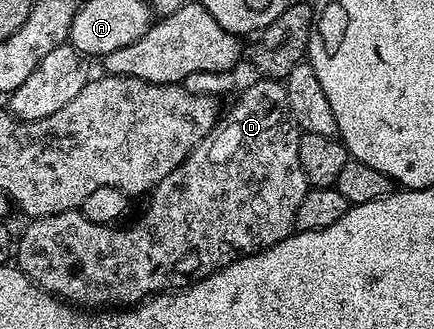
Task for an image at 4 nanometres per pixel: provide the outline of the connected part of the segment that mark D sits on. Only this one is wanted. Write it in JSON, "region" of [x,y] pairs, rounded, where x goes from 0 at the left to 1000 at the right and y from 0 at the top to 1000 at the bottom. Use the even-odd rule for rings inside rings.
{"region":[[[594,240],[604,246],[594,246],[588,258],[576,258],[567,274],[560,277],[558,286],[551,280],[546,286],[548,310],[541,313],[539,322],[532,325],[530,334],[514,340],[509,353],[502,359],[502,371],[493,377],[493,392],[479,407],[470,422],[461,422],[461,435],[454,441],[445,459],[440,459],[433,474],[424,483],[424,495],[415,495],[415,508],[406,508],[406,520],[396,520],[389,532],[371,550],[350,581],[350,596],[343,602],[346,626],[336,635],[336,650],[329,653],[327,663],[320,666],[318,675],[311,678],[302,696],[272,696],[281,690],[265,690],[263,684],[233,684],[230,678],[212,678],[212,666],[203,666],[196,660],[177,635],[159,635],[157,641],[147,641],[145,647],[131,647],[129,653],[111,653],[108,660],[83,660],[76,663],[67,675],[69,687],[62,690],[60,699],[53,702],[51,720],[39,723],[37,733],[37,802],[44,818],[48,818],[55,836],[65,836],[65,848],[74,848],[88,863],[94,878],[101,881],[104,891],[115,891],[122,903],[141,903],[145,915],[173,930],[187,933],[200,945],[235,945],[247,933],[297,933],[302,927],[316,927],[320,915],[334,915],[341,903],[353,903],[359,891],[387,891],[394,884],[408,884],[412,878],[426,878],[431,866],[442,866],[447,857],[459,854],[461,848],[470,848],[479,836],[488,836],[500,818],[514,818],[518,805],[532,805],[544,787],[553,787],[555,781],[569,781],[571,775],[581,775],[583,769],[594,769],[604,757],[615,757],[618,751],[627,751],[636,739],[645,739],[654,729],[657,720],[666,720],[671,708],[680,705],[677,693],[677,669],[682,666],[682,653],[691,641],[691,617],[700,617],[700,593],[710,581],[710,565],[705,559],[705,535],[700,532],[700,508],[691,508],[691,447],[687,444],[687,422],[691,413],[691,395],[684,374],[677,371],[677,353],[673,350],[673,337],[664,325],[664,289],[659,286],[657,255],[647,243],[641,240]]]}

